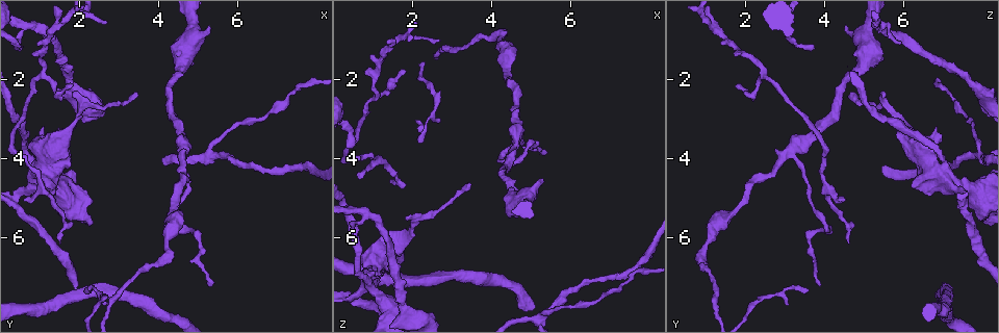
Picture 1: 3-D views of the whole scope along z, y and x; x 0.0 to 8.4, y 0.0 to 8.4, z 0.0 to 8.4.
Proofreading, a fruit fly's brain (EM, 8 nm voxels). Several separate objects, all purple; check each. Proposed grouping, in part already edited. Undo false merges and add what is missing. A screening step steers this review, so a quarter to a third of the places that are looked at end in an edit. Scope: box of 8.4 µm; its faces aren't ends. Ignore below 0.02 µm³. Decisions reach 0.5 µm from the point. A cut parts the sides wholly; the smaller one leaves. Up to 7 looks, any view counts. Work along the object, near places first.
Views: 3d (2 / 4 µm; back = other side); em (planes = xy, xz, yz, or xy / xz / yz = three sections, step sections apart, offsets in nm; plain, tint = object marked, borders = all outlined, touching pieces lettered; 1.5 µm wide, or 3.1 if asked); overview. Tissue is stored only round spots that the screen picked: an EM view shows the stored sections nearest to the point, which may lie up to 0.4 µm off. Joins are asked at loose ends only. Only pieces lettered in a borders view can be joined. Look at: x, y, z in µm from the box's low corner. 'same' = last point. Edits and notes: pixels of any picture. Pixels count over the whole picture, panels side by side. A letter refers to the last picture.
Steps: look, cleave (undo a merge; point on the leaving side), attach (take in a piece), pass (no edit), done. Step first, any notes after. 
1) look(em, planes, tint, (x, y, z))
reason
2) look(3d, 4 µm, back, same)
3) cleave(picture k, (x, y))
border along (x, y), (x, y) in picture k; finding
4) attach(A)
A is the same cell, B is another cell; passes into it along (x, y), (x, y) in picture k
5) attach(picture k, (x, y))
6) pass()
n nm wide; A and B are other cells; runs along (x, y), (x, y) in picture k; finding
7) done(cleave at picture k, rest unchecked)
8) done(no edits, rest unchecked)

look(em, planes, plain, (5.40, 3.95, 7.90))
calibre changes

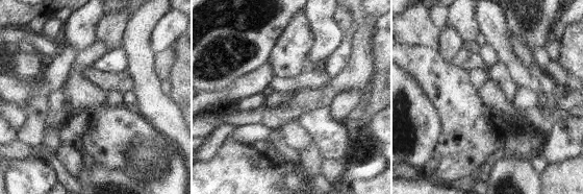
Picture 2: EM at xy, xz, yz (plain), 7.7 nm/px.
look(em, planes, borders, same)
what lies round it

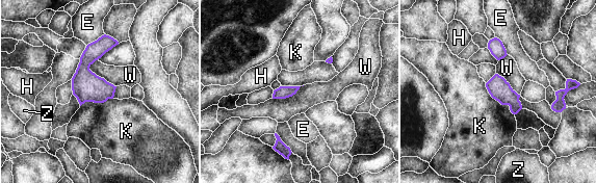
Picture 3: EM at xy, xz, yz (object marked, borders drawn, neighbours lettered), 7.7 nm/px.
pass()
80 nm wide; E, H, K, W and Z are other cells; border along (485, 83), (514, 114) in picture 3; one neuron here

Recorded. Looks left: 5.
look(3d, 4 µm, (4.70, 3.75, 3.15))
a fork

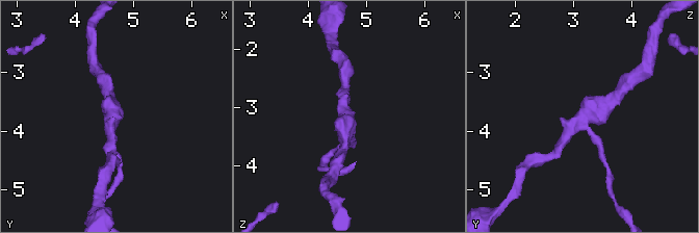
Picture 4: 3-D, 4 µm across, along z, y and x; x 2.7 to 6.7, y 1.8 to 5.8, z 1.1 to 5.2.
look(em, xy, step 8, tint, (4.60, 3.75, 3.15))
3 arms; need the tissue

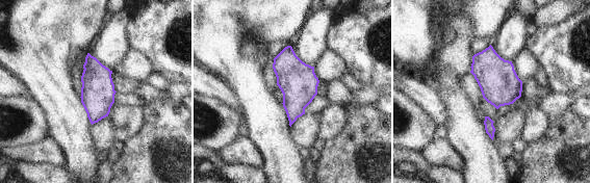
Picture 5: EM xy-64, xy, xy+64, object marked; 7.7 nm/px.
look(em, planes, borders, same)

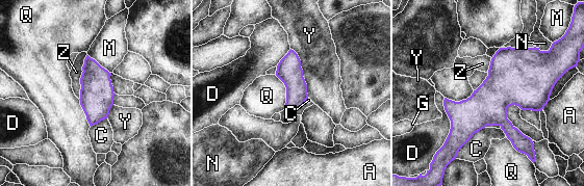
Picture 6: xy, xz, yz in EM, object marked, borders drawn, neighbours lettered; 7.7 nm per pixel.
pass()
A, C, D, G, M, N, Q, Y and Z are other cells; all the same neuron

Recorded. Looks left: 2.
look(em, xz, step 8, tint, (1.55, 6.15, 4.60))
tapers out

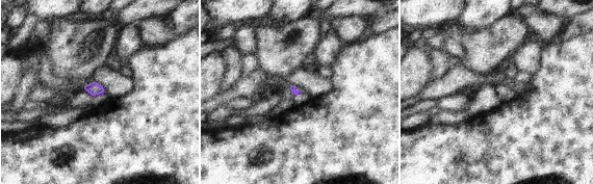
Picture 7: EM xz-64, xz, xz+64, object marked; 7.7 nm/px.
look(em, xy, step 4, borders, same)

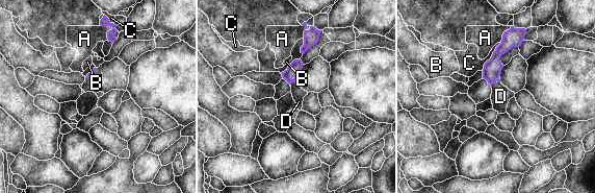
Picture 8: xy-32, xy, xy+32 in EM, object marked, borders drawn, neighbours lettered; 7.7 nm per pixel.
attach(D)
D is the same cell, A, B and C are other cells; passes into it along (492, 68), (494, 81), (500, 96) in picture 8; the neuron continues

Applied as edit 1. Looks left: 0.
done(attach at picture 8, rest unchecked)

